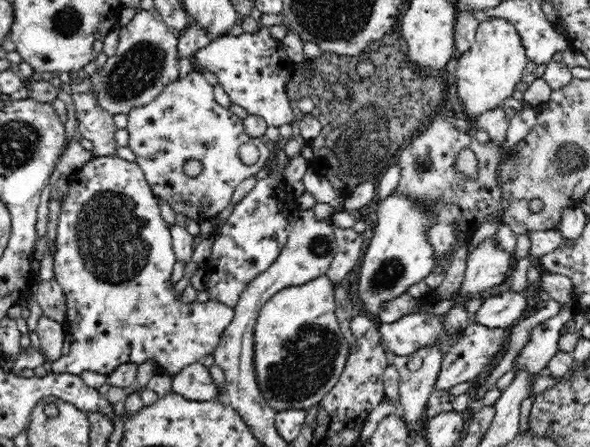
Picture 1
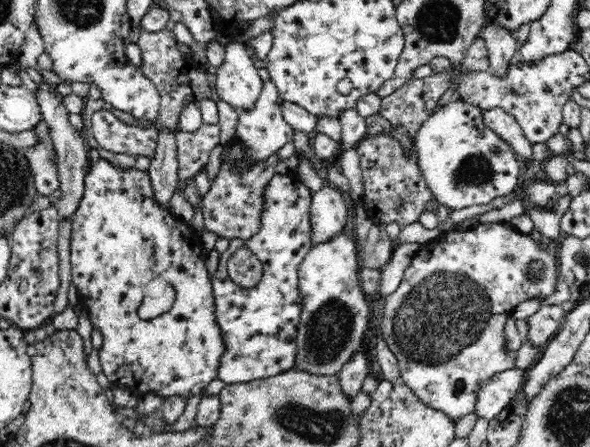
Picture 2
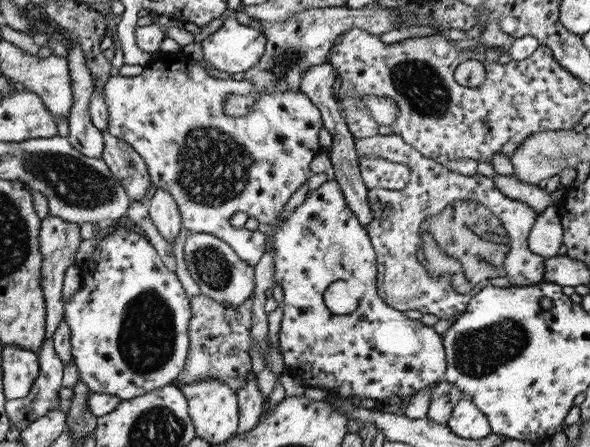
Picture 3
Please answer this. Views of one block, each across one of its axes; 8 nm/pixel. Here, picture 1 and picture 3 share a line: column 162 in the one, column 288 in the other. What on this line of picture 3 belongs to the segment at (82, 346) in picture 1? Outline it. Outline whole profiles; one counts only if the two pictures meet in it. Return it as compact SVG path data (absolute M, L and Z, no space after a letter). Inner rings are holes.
M335 180L325 181L320 184L315 190L307 192L304 201L292 210L286 218L282 218L282 212L272 220L271 223L274 228L270 231L270 234L264 235L264 248L265 251L271 251L273 253L274 268L274 284L280 284L283 293L283 299L279 305L281 311L280 316L280 328L277 332L277 345L279 345L279 351L283 357L283 364L286 367L286 371L292 376L297 376L301 381L304 389L306 388L318 388L327 391L330 394L336 394L338 397L344 399L355 398L355 400L363 400L363 398L370 398L376 402L382 401L389 396L399 396L401 398L406 396L413 396L415 392L419 390L425 390L425 388L432 388L438 379L443 378L446 364L445 354L442 342L442 336L437 335L432 327L428 328L421 324L421 322L415 320L409 320L401 312L390 308L385 304L384 300L379 298L376 293L376 256L367 234L366 228L359 224L359 221L355 218L350 208L347 208L347 203L344 201L344 196L339 190L337 182ZM349 278L357 278L365 284L365 294L357 300L356 310L349 316L341 317L334 316L325 308L323 302L323 293L325 289L336 280L349 280Z

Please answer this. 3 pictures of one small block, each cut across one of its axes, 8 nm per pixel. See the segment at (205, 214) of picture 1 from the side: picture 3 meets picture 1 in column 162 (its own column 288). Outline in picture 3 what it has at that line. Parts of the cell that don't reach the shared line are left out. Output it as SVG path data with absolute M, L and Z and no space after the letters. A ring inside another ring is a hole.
M179 50L172 54L158 52L156 58L150 60L137 76L110 76L104 84L102 97L104 98L107 110L107 132L111 136L126 142L144 160L150 182L157 189L166 190L172 196L180 214L182 227L187 230L188 234L206 232L207 234L216 236L233 249L235 256L238 256L241 260L244 260L247 264L254 267L265 251L264 234L259 232L258 229L251 231L231 226L229 221L231 215L234 212L244 212L248 217L255 218L259 223L269 223L282 212L283 205L287 202L289 196L291 196L291 194L293 194L293 192L295 192L295 190L304 182L308 182L308 178L311 175L311 172L309 171L309 162L311 162L311 160L317 156L317 153L321 151L318 132L322 127L322 120L315 105L300 90L282 90L270 93L263 91L261 94L258 94L258 96L255 95L252 108L245 116L227 117L227 115L223 113L222 104L227 95L247 95L251 94L253 91L252 84L245 79L234 80L221 75L216 75L214 72L210 72L208 69L198 65L195 60L192 60Z

